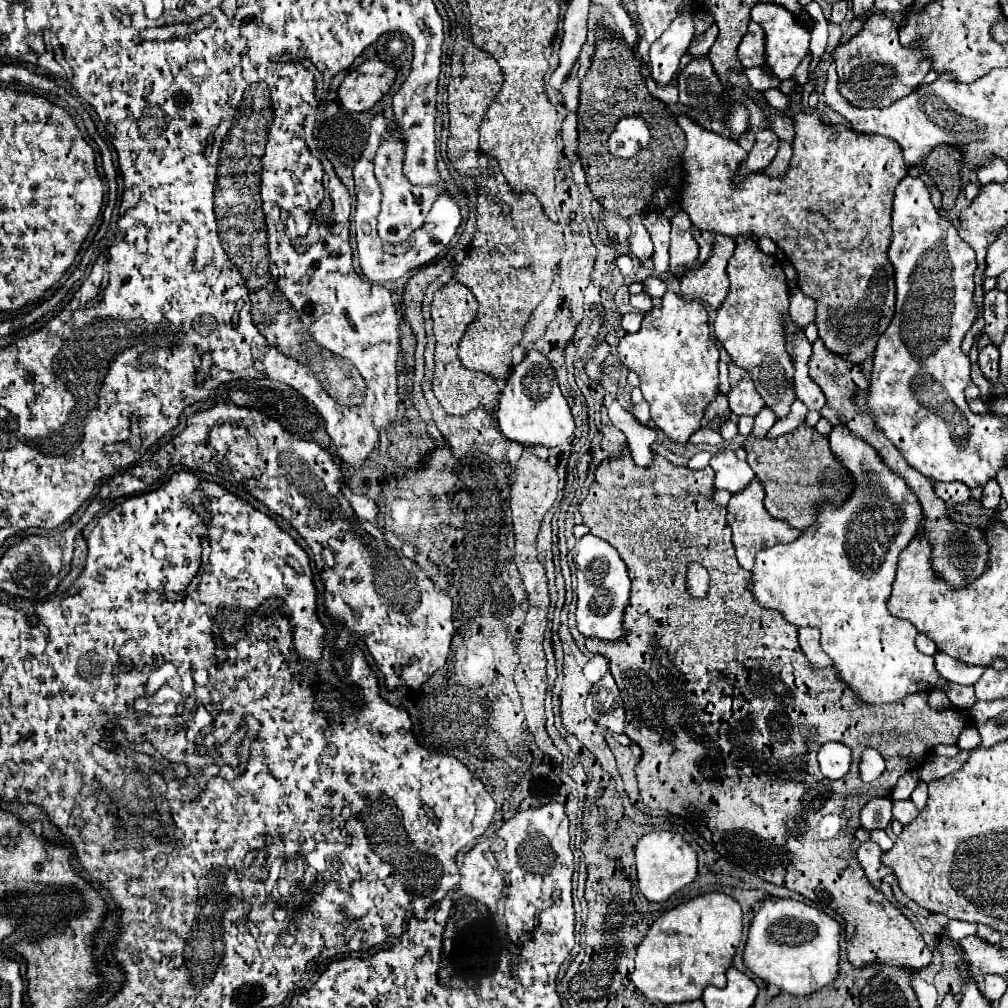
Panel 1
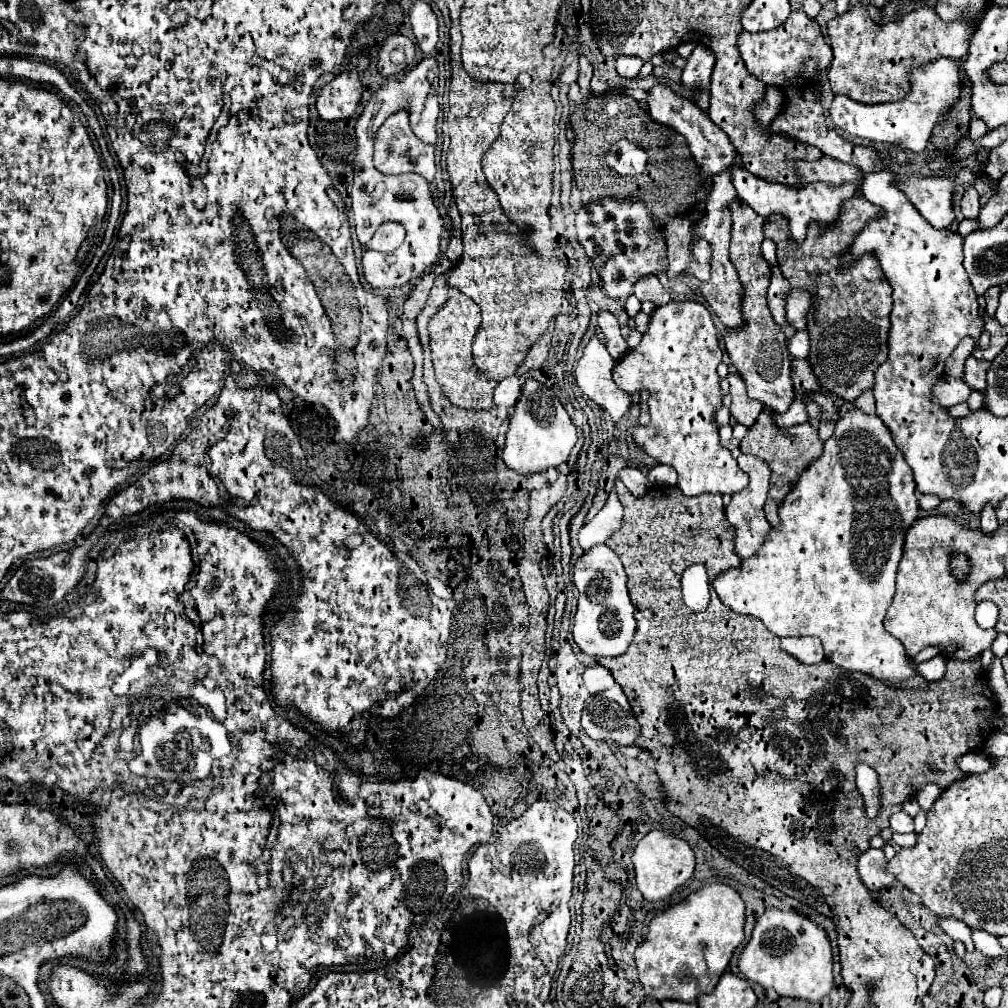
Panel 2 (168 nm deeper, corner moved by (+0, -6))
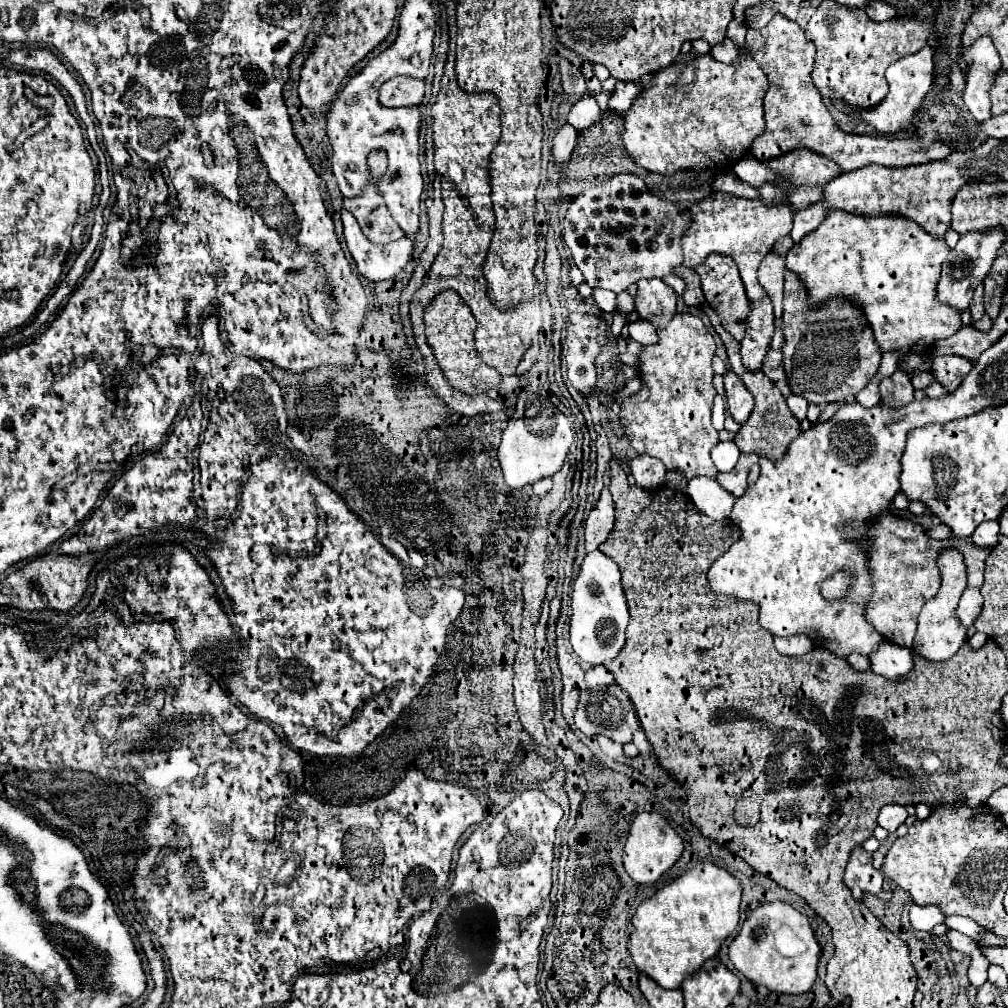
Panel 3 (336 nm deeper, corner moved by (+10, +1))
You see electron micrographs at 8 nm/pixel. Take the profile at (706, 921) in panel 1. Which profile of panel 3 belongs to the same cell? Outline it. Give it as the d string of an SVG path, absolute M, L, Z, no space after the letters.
M699 863L645 899L631 919L635 931L629 951L637 969L645 971L663 989L679 989L685 977L717 955L721 943L737 927L741 893L741 881L729 871L713 863Z

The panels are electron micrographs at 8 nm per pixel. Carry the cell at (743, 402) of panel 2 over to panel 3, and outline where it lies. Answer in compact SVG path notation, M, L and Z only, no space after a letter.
M727 371L725 375L725 401L731 417L741 425L749 419L753 409L753 395L747 391L743 381L733 373Z

